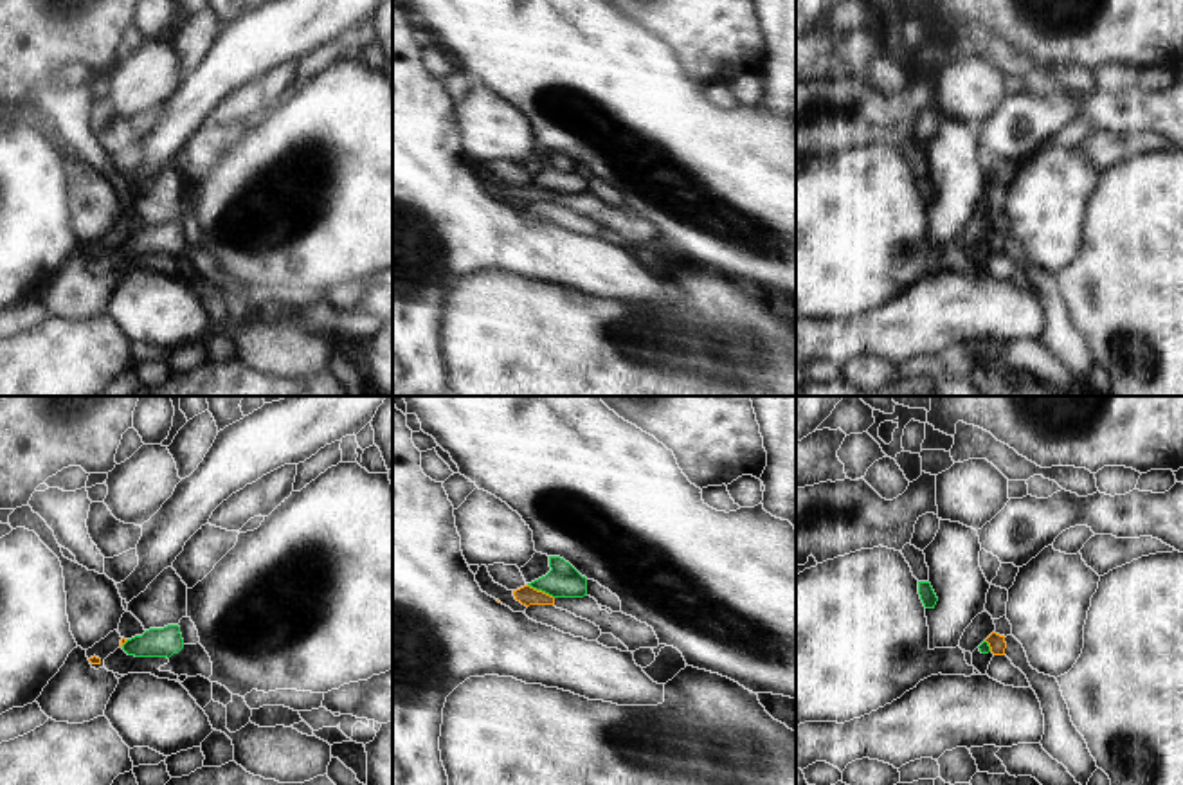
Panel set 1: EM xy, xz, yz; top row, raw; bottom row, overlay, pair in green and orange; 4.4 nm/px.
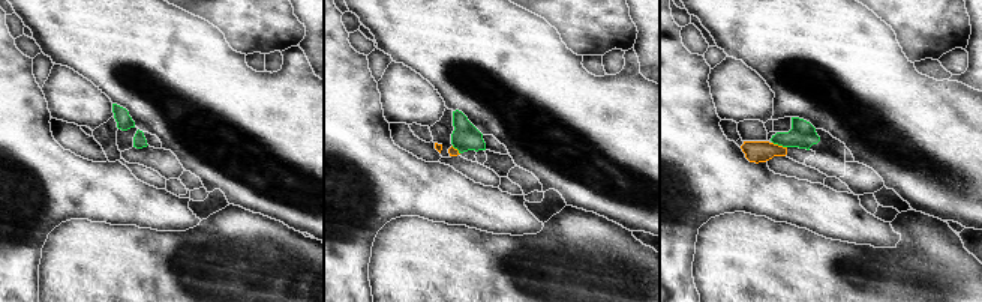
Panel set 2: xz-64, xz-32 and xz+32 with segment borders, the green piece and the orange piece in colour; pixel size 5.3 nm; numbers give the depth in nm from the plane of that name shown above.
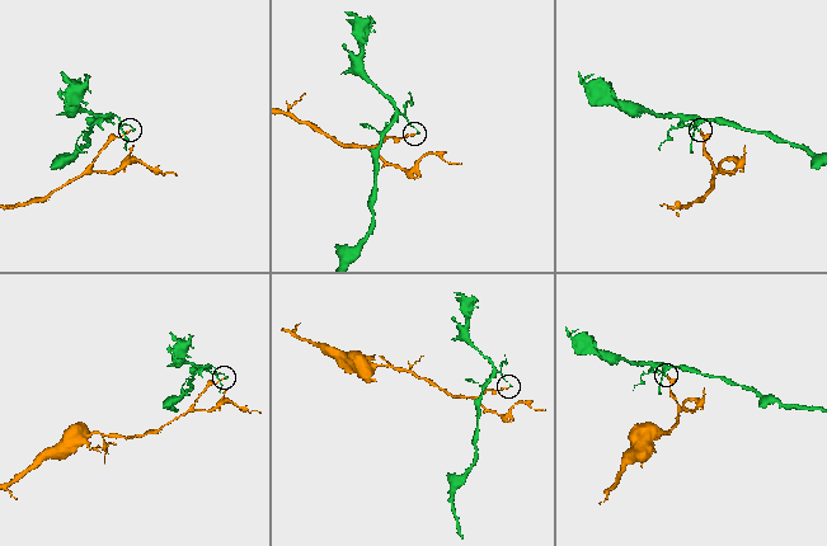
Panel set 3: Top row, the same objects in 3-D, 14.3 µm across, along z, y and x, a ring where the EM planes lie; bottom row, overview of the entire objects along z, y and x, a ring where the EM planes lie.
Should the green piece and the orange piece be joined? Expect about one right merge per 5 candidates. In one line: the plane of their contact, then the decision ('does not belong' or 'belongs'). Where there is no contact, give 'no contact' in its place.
xz | does not belong

